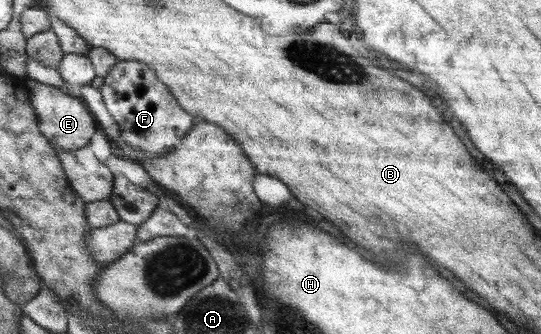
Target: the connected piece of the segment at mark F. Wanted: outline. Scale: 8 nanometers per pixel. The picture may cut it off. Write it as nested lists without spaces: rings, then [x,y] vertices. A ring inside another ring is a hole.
[[[119,60],[104,77],[104,83],[99,87],[108,114],[116,120],[120,131],[120,140],[126,144],[138,147],[148,152],[163,152],[174,147],[198,121],[194,115],[178,105],[178,101],[168,90],[167,85],[157,80],[155,73],[144,62],[137,60]]]

